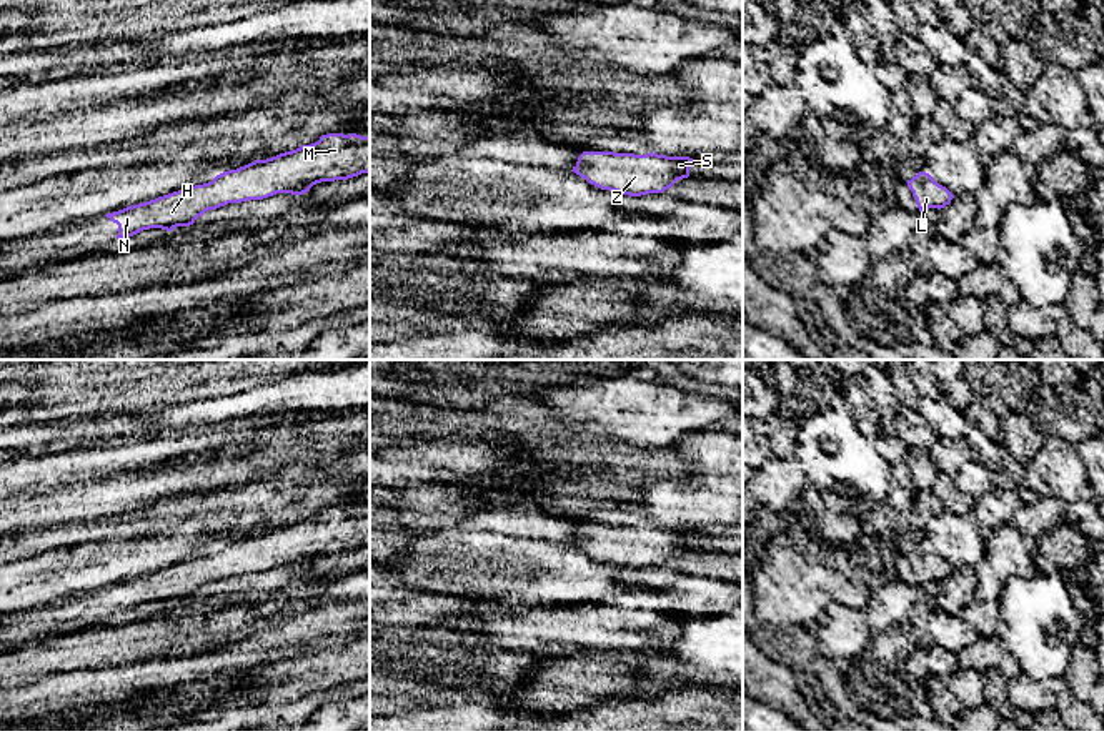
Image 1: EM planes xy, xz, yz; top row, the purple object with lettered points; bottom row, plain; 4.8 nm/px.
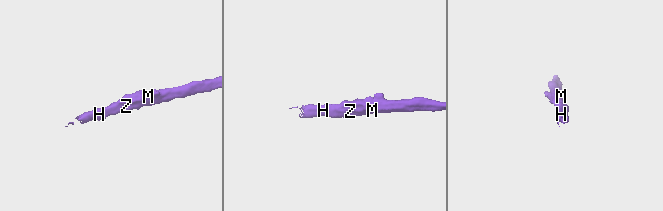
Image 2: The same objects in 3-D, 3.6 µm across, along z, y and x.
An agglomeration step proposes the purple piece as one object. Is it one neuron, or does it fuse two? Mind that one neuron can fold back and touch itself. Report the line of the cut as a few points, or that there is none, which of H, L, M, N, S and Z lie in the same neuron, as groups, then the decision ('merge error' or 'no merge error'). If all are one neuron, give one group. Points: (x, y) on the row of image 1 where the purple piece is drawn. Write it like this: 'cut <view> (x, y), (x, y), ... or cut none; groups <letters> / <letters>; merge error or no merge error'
cut none; groups H L M N S Z; no merge error

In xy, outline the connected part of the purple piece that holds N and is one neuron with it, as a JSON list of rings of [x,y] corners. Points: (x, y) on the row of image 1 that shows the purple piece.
[[[328,133],[321,135],[320,140],[311,145],[301,145],[296,150],[285,152],[266,160],[255,160],[236,170],[223,172],[208,183],[188,186],[145,203],[107,213],[105,216],[118,225],[117,240],[133,236],[150,228],[172,231],[177,226],[190,226],[205,211],[216,210],[228,203],[263,200],[276,193],[291,193],[296,196],[310,191],[316,183],[348,180],[368,172],[370,137],[356,133]]]

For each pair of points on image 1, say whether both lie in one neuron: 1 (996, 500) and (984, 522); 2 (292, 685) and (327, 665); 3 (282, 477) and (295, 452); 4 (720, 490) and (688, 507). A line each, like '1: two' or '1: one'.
1: one
2: one
3: two
4: one

